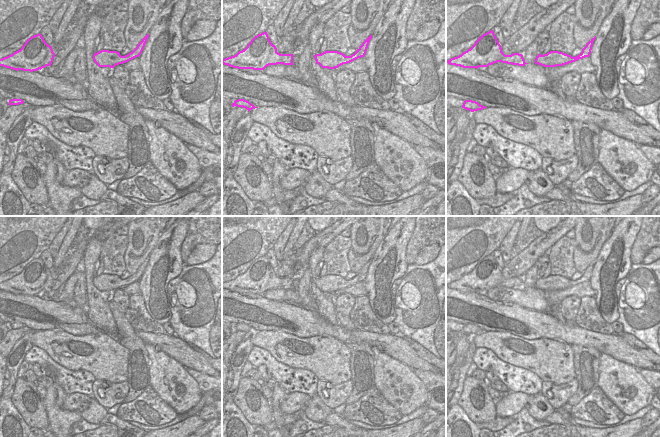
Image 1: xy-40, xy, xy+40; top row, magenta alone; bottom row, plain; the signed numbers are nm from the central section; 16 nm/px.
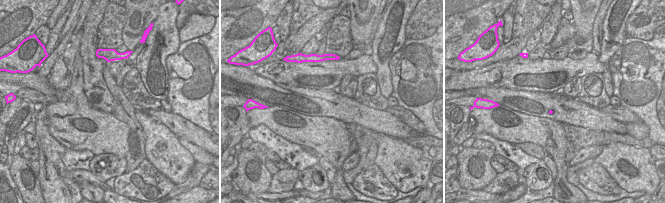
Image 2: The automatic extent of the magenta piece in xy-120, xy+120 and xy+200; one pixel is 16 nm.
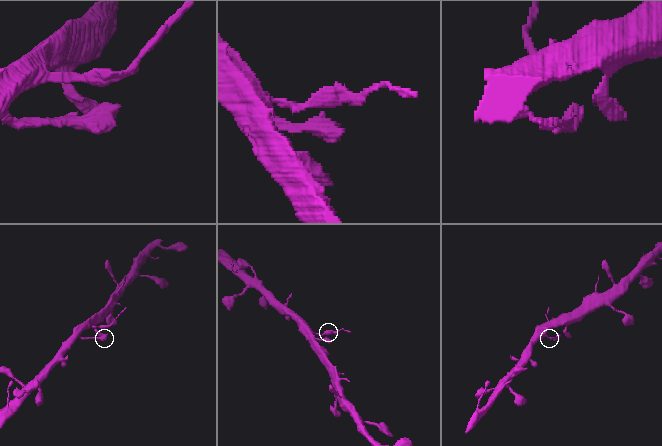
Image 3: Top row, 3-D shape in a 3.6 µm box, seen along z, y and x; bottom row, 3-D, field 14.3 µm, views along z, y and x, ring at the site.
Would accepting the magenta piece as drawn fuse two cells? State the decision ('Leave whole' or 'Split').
Split

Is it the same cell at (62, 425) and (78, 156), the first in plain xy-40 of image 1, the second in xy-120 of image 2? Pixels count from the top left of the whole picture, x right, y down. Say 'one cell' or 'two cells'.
two cells

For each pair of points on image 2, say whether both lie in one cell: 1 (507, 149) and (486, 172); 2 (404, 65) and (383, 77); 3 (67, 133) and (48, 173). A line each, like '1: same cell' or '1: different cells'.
1: different cells
2: different cells
3: different cells

